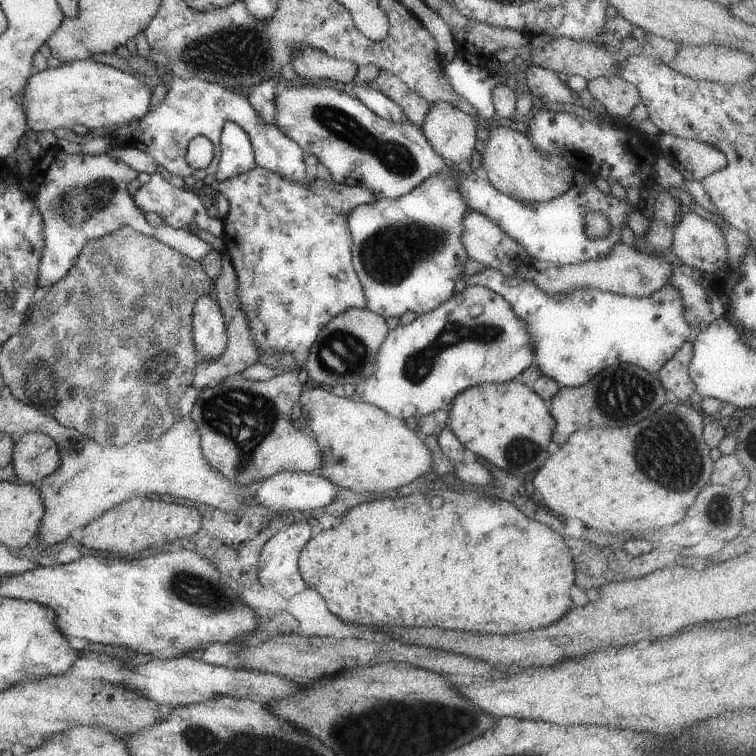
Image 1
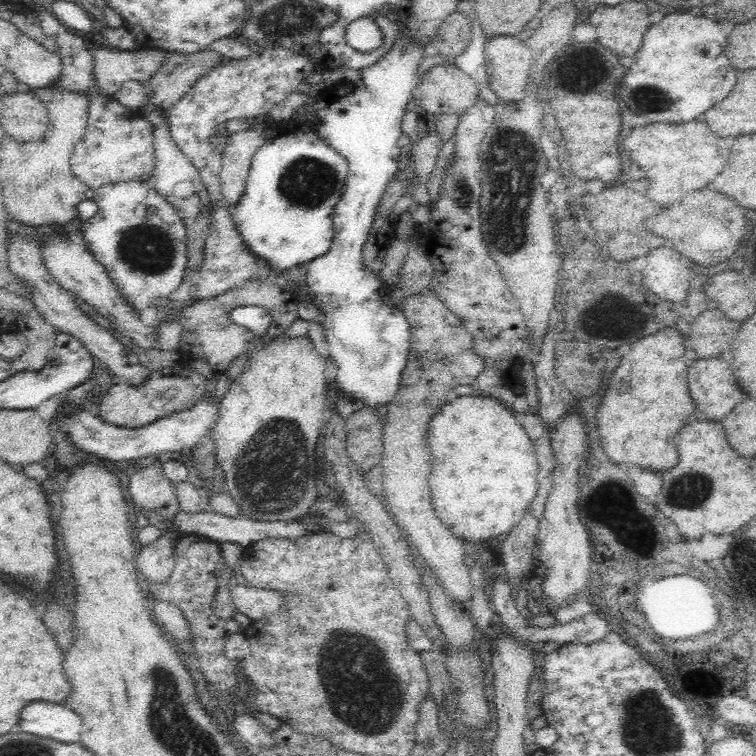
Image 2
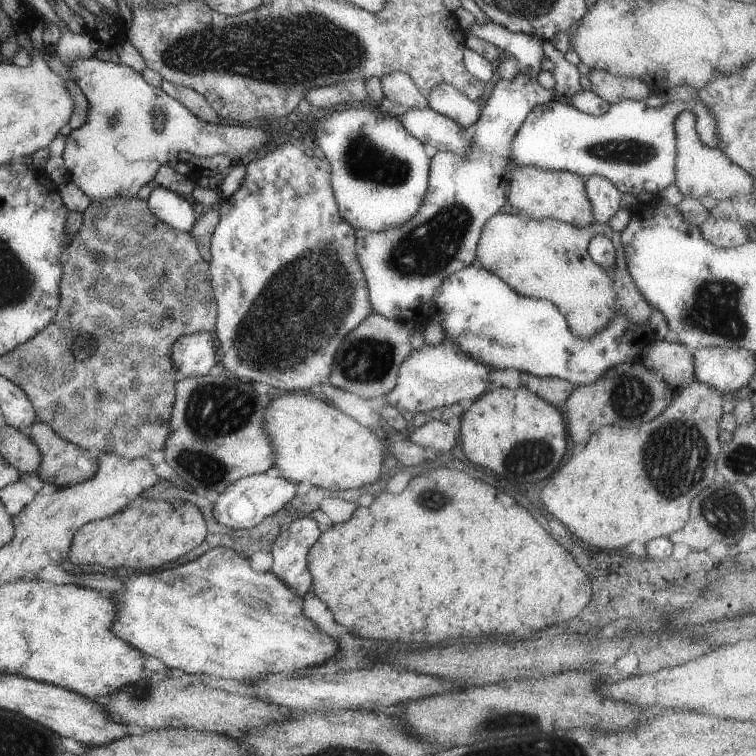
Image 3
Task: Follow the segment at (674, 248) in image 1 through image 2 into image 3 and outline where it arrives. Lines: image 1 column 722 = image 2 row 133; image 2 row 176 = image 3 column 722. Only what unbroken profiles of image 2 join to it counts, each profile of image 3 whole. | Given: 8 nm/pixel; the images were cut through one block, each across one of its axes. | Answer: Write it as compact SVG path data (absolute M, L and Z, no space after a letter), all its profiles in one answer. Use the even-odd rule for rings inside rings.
M709 216L698 227L705 240L721 248L736 247L751 240L745 231L748 225L729 219Z

